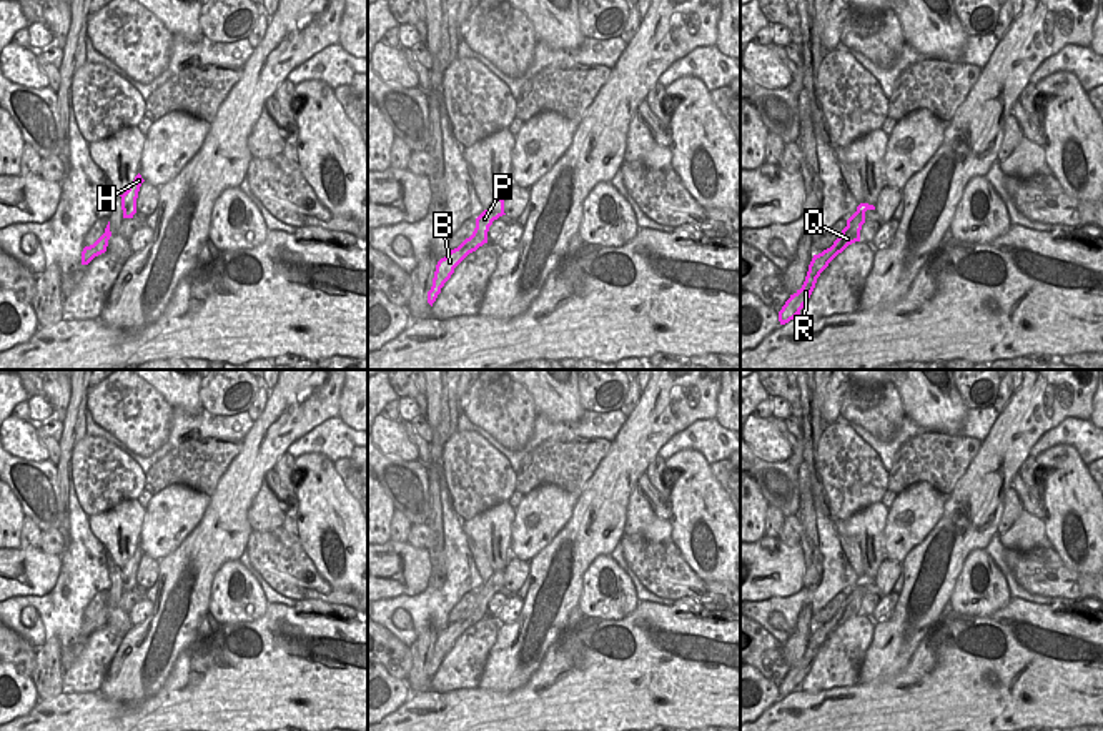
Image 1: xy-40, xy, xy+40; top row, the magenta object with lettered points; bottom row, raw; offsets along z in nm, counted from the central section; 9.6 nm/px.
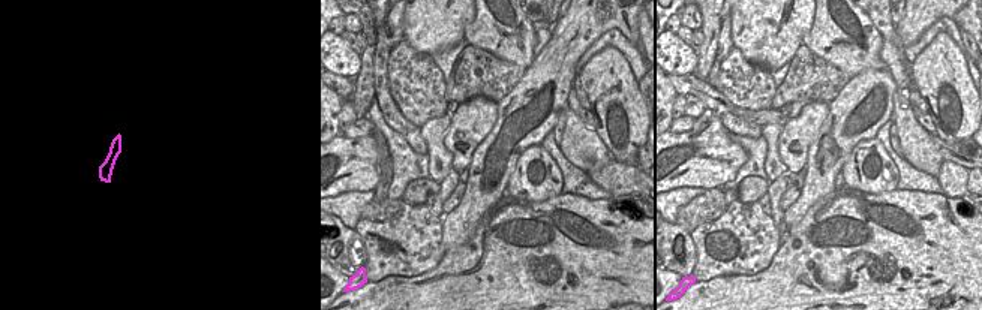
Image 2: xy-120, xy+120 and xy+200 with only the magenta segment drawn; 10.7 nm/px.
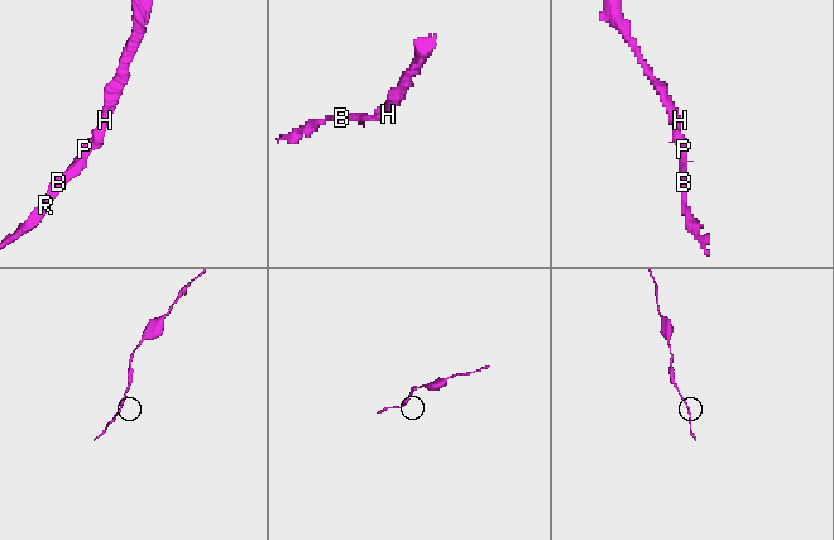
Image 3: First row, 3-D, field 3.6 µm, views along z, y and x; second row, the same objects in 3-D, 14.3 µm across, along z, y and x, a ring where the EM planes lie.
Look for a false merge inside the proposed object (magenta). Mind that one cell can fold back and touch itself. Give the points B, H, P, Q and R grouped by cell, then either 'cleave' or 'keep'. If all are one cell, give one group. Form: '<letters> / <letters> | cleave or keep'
B H P Q R | keep

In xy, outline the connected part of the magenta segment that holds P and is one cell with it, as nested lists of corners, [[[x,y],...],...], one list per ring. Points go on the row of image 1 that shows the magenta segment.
[[[494,198],[491,206],[484,210],[477,218],[476,218],[476,228],[469,238],[466,238],[458,248],[449,250],[449,253],[441,258],[436,265],[434,278],[433,278],[433,286],[428,291],[428,303],[433,306],[436,301],[438,295],[441,293],[441,288],[444,283],[451,278],[454,273],[454,268],[472,251],[476,251],[479,246],[487,243],[487,231],[489,226],[492,225],[494,220],[499,216],[506,215],[504,213],[504,198]]]

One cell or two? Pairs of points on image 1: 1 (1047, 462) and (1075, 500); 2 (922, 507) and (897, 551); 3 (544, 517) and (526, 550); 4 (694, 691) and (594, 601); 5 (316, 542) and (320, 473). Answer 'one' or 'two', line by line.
1: one
2: one
3: one
4: two
5: one

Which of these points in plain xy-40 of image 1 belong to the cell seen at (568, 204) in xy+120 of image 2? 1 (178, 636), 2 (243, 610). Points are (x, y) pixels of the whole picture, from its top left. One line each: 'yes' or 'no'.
1: no
2: no

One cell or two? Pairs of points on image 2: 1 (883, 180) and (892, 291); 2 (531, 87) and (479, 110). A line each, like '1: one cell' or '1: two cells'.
1: two cells
2: two cells

